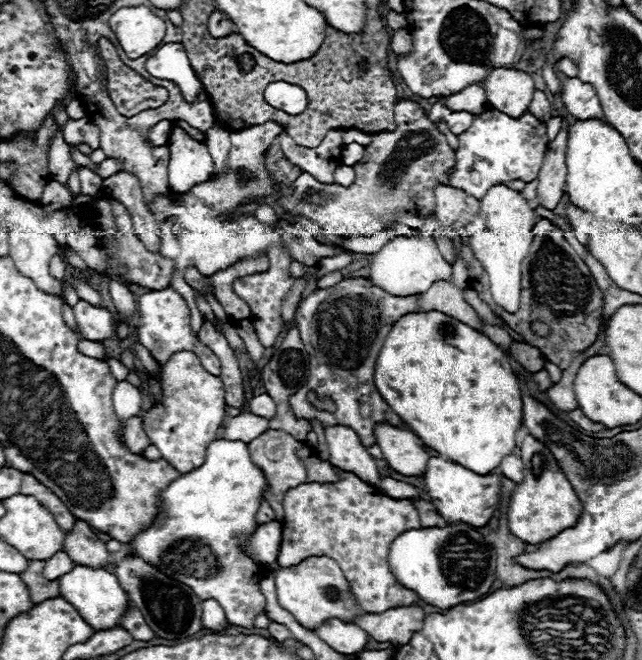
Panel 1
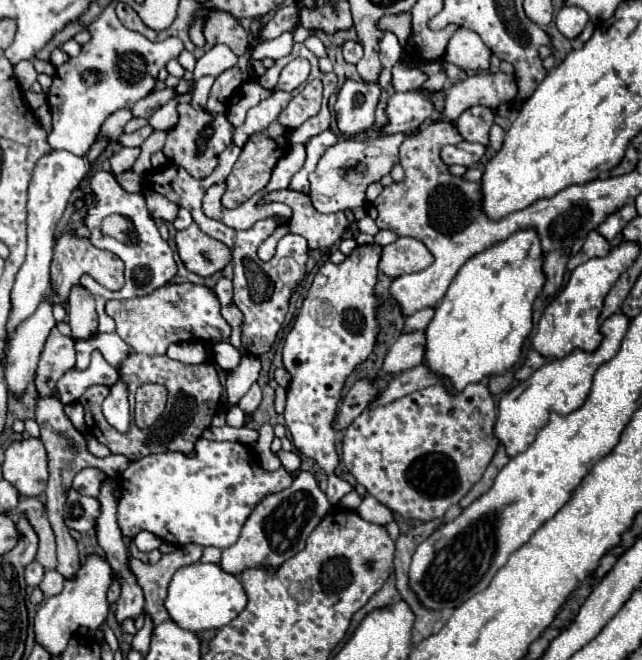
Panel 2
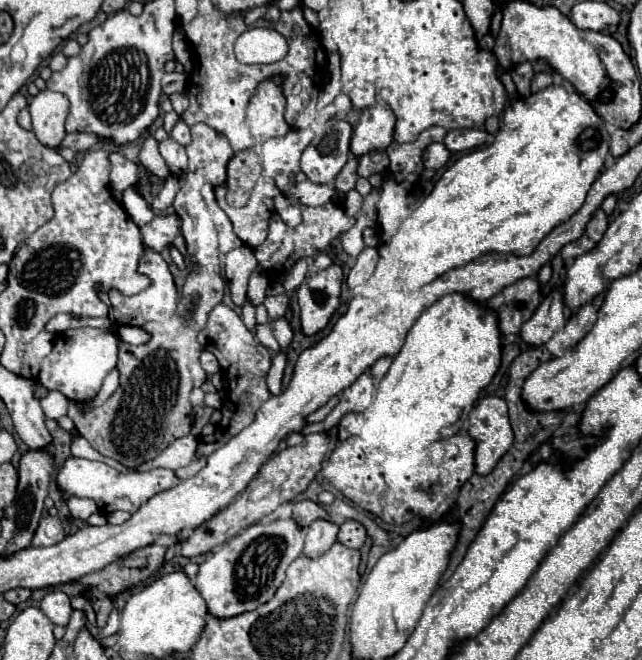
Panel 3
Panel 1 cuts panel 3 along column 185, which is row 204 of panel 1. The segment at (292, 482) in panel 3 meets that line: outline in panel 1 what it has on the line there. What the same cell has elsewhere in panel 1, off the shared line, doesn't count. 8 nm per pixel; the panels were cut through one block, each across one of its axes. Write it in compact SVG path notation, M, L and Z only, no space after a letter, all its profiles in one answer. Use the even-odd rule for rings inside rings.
M562 118L562 128L556 140L548 144L544 154L544 164L538 174L536 206L544 206L548 210L554 210L566 192L564 186L566 186L566 174L568 174L568 166L566 166L568 128L570 128L570 118Z

